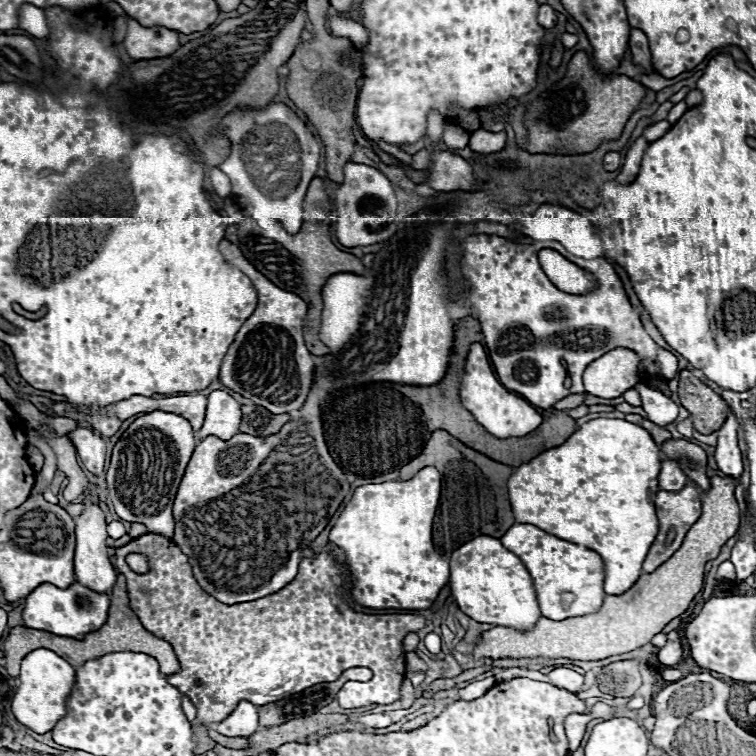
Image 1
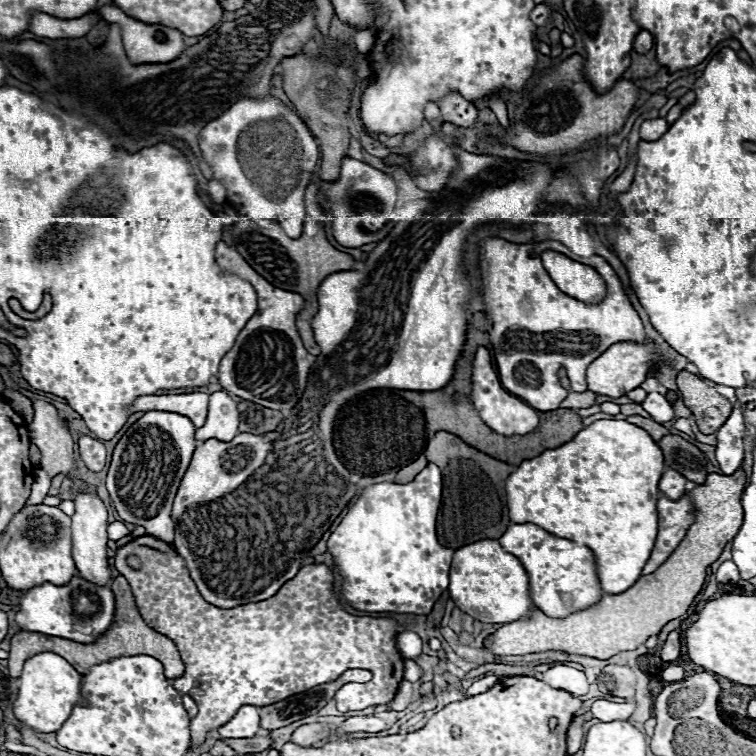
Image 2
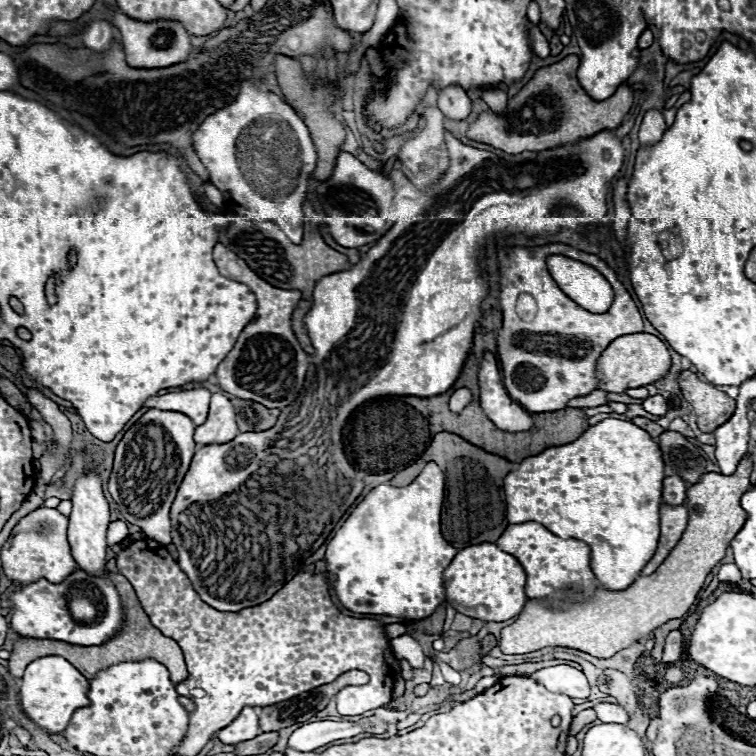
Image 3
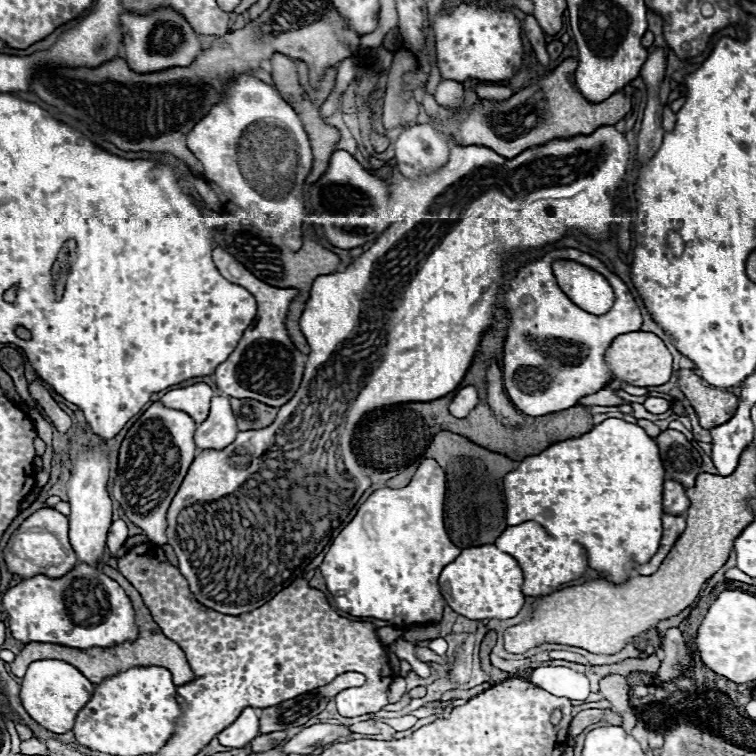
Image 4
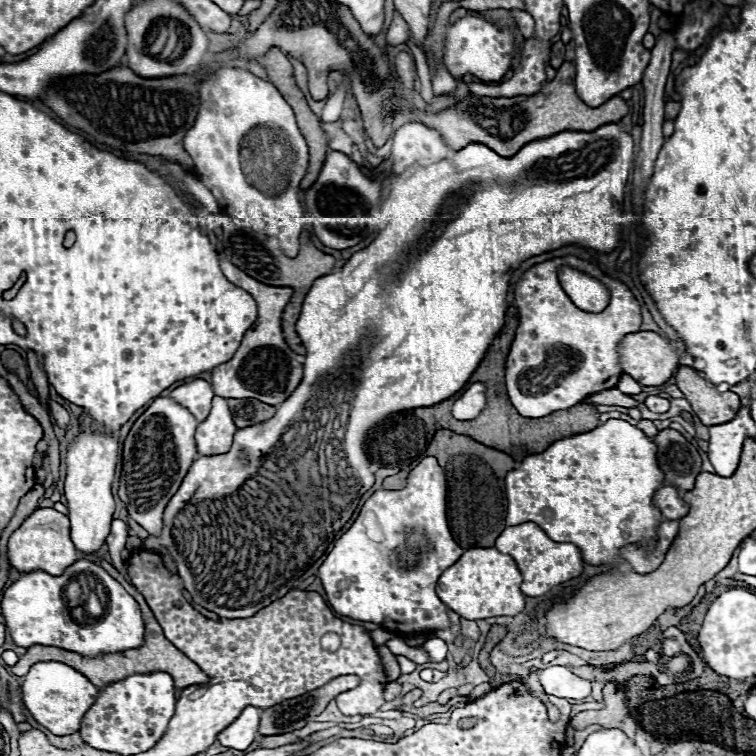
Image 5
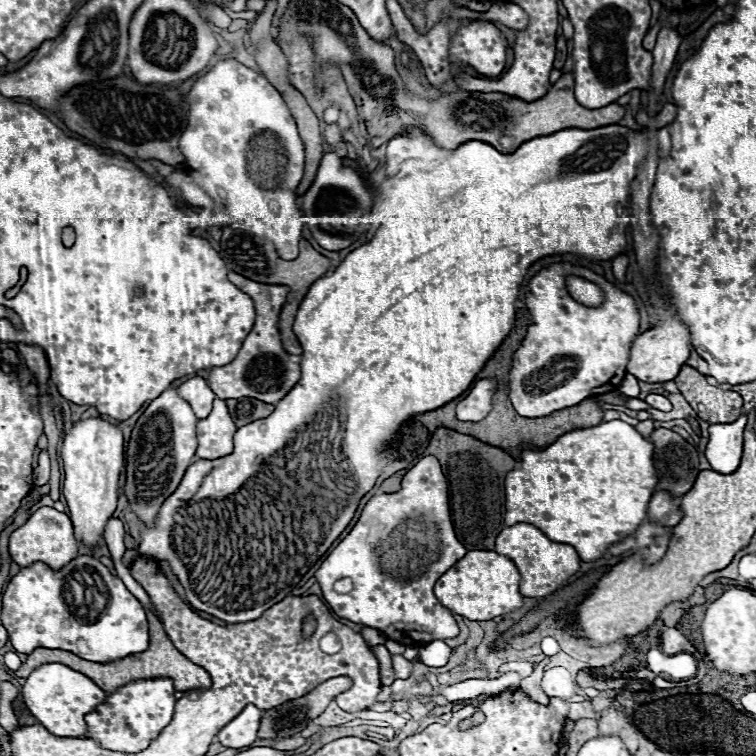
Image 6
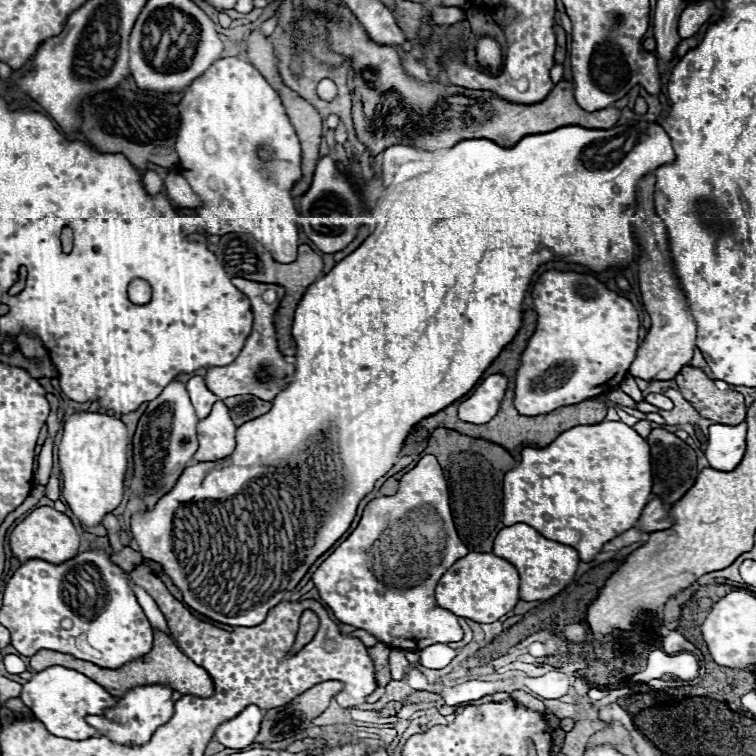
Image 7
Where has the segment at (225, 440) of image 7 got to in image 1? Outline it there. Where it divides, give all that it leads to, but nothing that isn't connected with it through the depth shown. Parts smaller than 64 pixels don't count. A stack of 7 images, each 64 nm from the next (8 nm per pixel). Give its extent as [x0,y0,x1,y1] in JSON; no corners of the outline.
[196,390,242,440]

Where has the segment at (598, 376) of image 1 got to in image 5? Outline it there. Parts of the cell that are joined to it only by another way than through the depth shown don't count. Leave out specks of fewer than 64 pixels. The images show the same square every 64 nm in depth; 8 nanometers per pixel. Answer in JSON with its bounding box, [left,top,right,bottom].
[620,331,684,386]

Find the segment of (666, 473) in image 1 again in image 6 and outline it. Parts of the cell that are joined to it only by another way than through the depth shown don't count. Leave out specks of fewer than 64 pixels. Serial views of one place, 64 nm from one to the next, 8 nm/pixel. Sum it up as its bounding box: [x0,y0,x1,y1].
[648,492,682,526]

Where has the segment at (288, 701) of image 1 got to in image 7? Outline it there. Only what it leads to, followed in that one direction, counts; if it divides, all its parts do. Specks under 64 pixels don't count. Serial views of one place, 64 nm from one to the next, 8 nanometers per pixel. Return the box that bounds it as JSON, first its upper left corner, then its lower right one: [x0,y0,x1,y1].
[256,682,342,742]

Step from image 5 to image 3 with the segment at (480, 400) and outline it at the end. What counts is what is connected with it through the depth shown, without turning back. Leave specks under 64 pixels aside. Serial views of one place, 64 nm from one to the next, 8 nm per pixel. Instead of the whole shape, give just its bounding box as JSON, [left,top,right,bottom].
[450,388,472,414]

